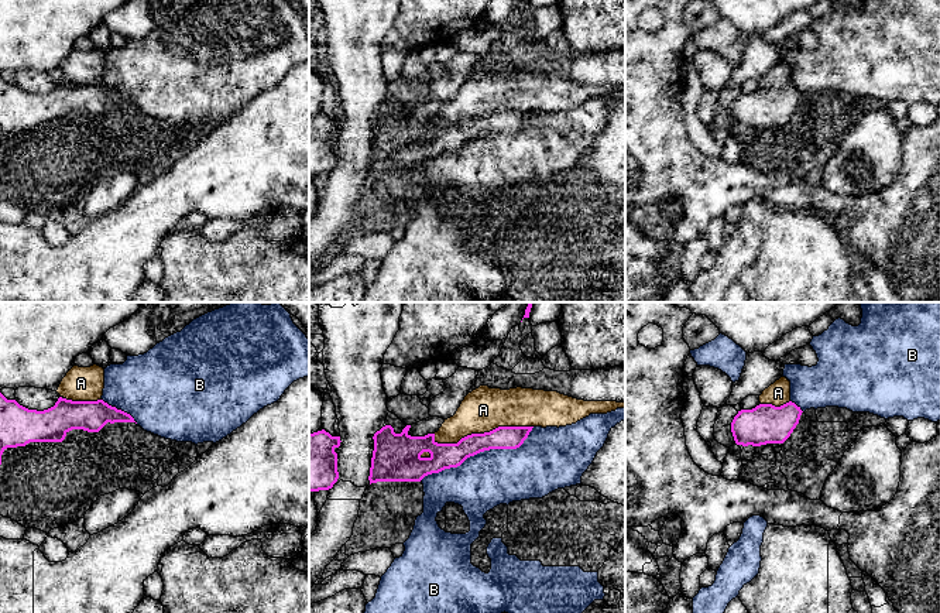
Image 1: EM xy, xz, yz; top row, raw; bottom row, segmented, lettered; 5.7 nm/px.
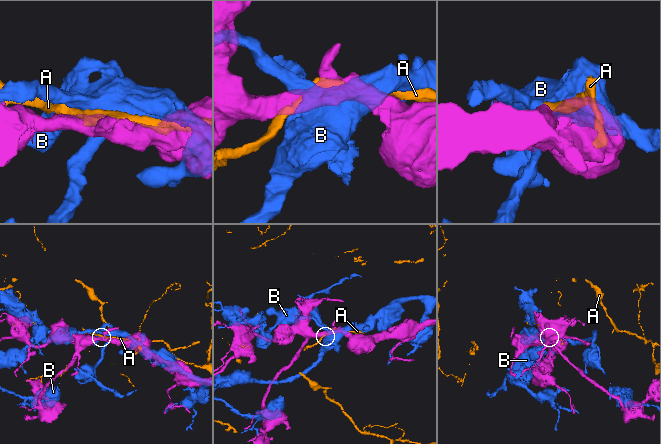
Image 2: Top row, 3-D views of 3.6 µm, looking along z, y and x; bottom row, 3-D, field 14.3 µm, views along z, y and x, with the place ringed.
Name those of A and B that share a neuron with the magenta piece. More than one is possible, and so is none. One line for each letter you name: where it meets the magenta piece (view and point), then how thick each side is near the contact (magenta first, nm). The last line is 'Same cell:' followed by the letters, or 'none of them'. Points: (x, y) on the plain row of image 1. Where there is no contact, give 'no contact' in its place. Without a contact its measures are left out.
Same cell: none of them

